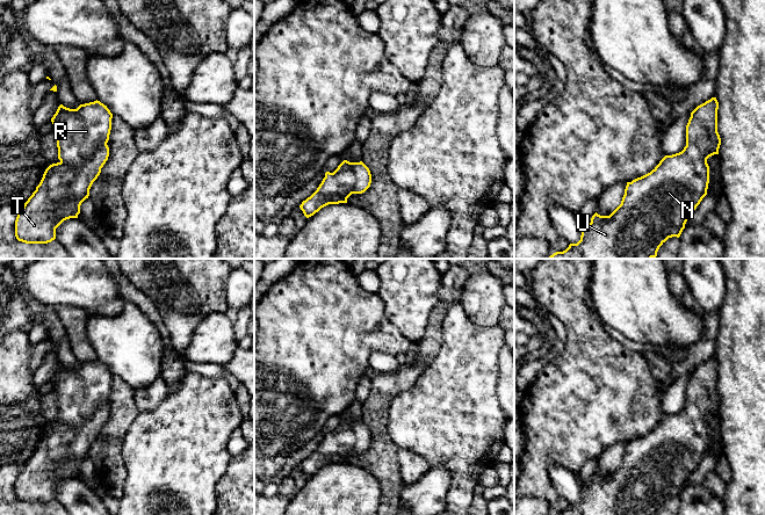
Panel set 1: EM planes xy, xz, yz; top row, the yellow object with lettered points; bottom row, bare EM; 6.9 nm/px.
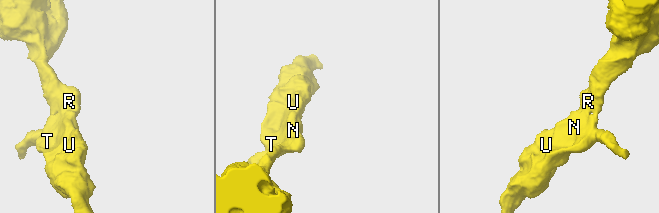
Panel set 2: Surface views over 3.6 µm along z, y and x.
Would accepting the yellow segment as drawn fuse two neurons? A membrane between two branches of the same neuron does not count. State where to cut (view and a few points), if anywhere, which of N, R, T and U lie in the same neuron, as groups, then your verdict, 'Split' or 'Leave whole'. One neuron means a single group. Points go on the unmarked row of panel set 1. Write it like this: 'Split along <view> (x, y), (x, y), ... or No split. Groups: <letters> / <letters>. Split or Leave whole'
No split. Groups: N R T U. Leave whole

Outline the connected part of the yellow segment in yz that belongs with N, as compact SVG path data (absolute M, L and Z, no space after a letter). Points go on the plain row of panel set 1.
M716 357L698 365L691 372L686 385L686 406L684 409L672 415L665 415L650 433L627 442L621 464L609 476L600 476L596 472L590 485L582 488L580 500L577 503L570 503L565 510L556 512L553 515L657 515L659 507L669 498L679 498L690 474L707 455L709 443L707 419L719 414L721 405L717 392L717 369Z

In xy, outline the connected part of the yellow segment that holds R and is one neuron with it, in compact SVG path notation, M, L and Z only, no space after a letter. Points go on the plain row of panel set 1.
M100 361L80 364L77 369L70 369L60 364L51 378L53 391L57 396L58 419L57 423L50 425L36 447L36 450L19 471L15 480L15 496L26 503L48 503L56 499L56 488L66 479L78 478L81 463L88 458L93 442L101 433L101 428L109 416L107 405L111 390L113 373Z

